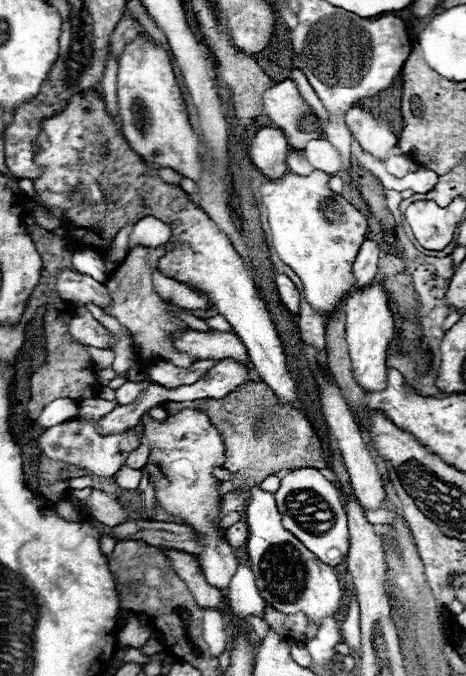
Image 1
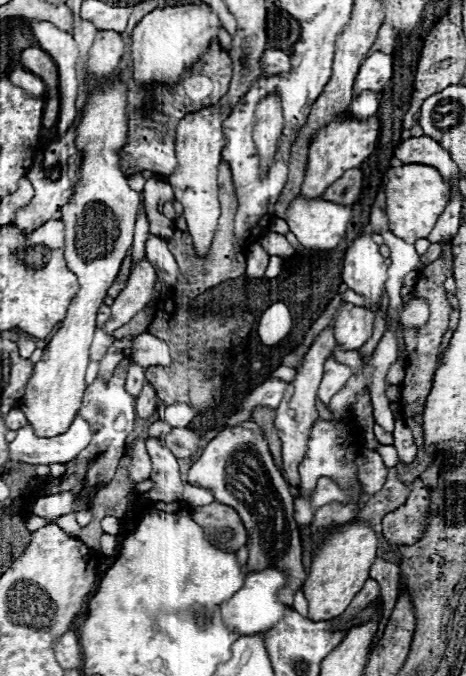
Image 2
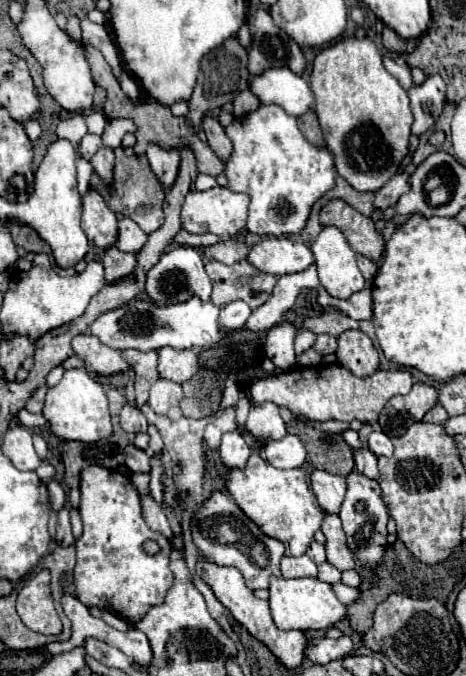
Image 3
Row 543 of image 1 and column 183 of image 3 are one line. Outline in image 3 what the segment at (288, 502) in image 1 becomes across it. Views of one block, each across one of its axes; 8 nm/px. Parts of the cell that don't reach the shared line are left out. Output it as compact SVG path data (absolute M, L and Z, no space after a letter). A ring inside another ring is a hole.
M192 296L186 302L162 306L154 300L134 300L128 304L128 308L116 308L110 312L104 312L92 326L92 334L98 336L106 346L114 350L158 350L164 346L170 346L174 350L184 348L212 348L218 344L226 330L222 330L218 318L220 318L222 306L216 306L214 302L202 302L198 296Z

